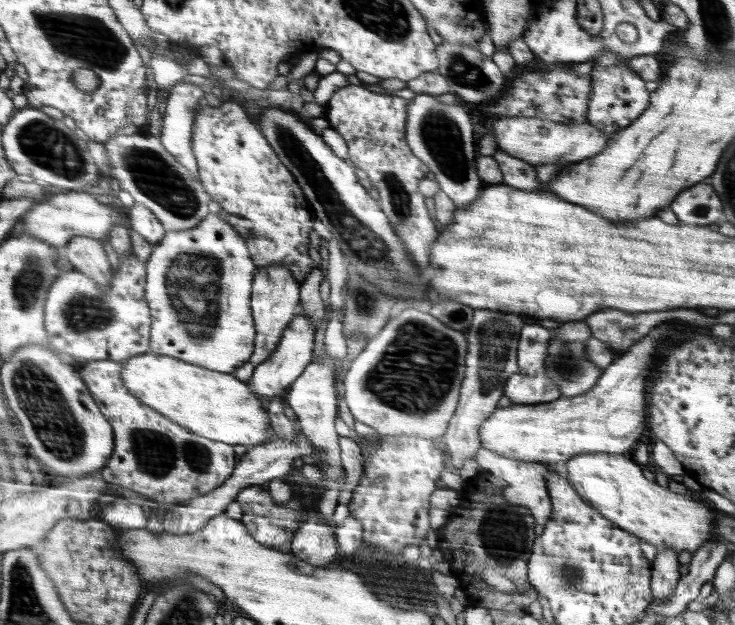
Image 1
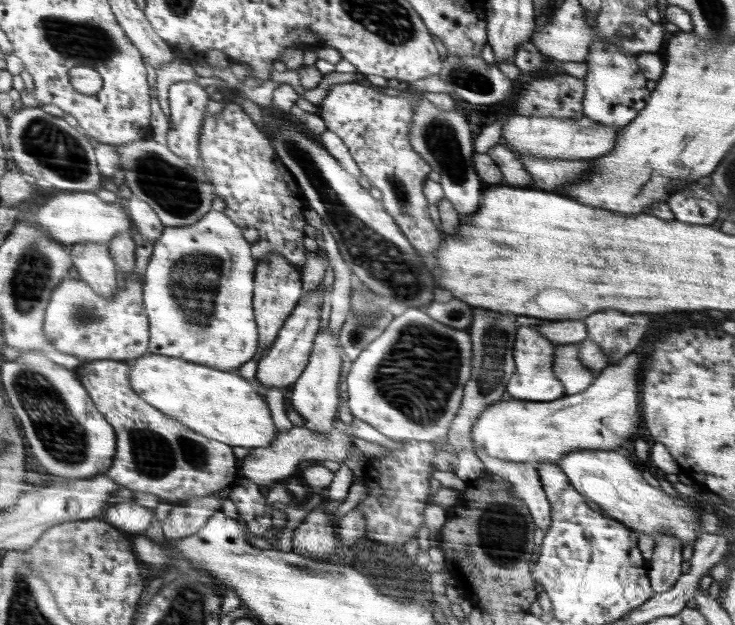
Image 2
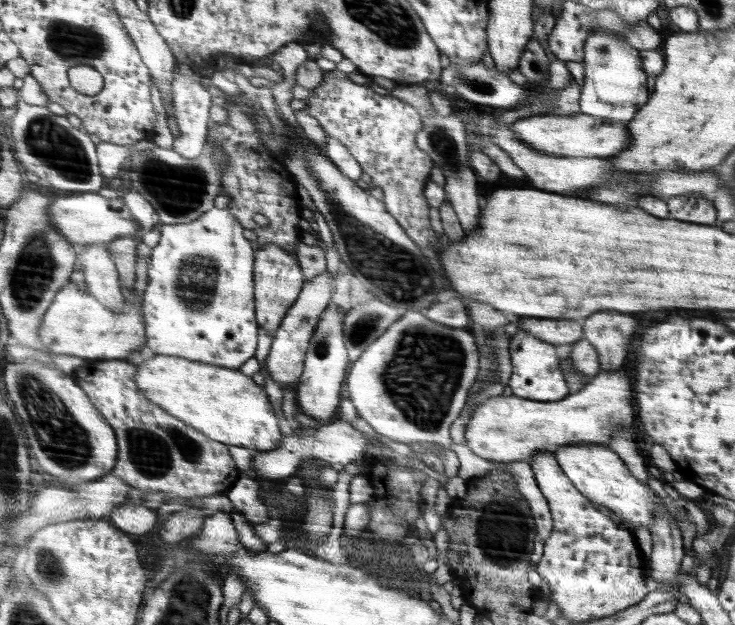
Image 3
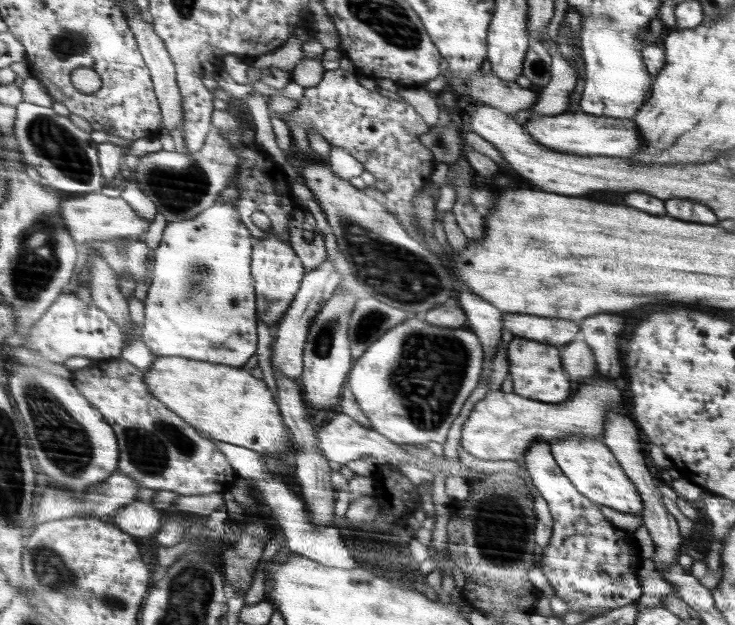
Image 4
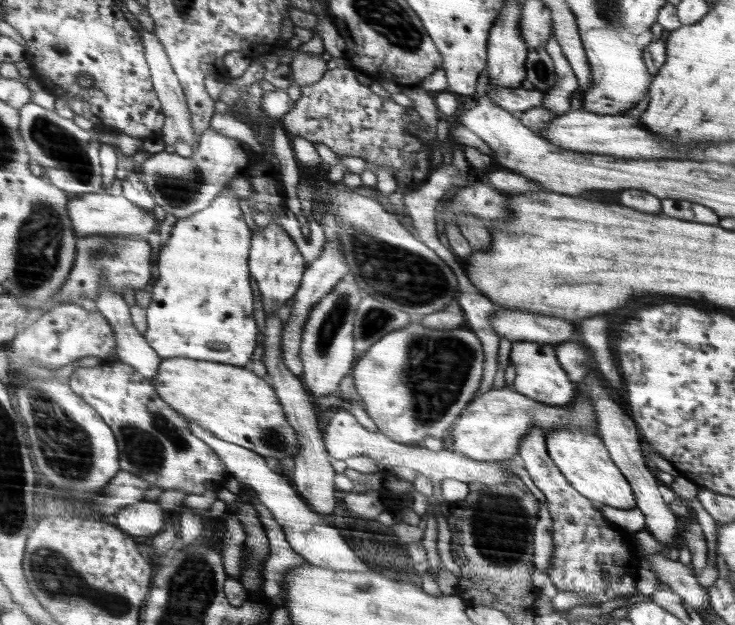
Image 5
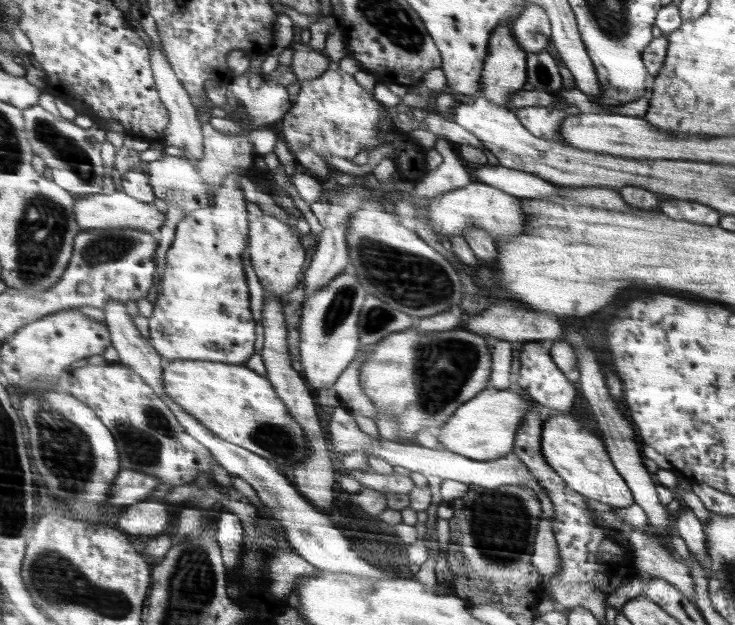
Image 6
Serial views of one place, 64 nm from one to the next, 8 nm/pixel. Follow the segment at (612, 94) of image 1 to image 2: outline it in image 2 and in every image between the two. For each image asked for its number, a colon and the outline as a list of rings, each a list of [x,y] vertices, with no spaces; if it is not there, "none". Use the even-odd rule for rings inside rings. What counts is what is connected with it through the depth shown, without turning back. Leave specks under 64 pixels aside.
2: [[[597,38],[589,46],[585,66],[587,72],[583,78],[583,116],[621,130],[631,124],[635,116],[643,112],[643,108],[647,108],[651,94],[647,92],[647,76],[639,68],[635,52],[629,52],[607,38]]]

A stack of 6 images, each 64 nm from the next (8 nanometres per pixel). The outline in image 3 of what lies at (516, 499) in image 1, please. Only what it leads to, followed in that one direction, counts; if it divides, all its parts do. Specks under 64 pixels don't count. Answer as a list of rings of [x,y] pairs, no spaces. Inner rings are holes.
[[[511,462],[503,470],[511,472],[515,476],[515,484],[519,486],[521,496],[529,502],[529,508],[535,514],[537,536],[539,536],[541,542],[545,542],[553,532],[553,518],[551,518],[551,510],[549,510],[547,500],[543,498],[541,490],[537,488],[537,482],[533,478],[531,466],[527,462]]]

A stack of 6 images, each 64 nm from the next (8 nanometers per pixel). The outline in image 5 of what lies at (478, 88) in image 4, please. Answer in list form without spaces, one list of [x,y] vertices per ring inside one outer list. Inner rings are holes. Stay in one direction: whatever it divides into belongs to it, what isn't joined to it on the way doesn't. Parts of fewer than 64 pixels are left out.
[[[505,88],[505,90],[489,90],[489,98],[495,106],[509,114],[521,114],[529,108],[541,108],[545,94],[539,90],[523,90],[523,88]]]

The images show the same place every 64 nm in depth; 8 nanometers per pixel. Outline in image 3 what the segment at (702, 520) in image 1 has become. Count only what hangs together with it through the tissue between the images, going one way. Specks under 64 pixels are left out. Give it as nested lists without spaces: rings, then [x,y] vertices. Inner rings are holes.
[[[563,444],[555,450],[555,460],[571,484],[587,496],[593,504],[601,504],[621,516],[633,530],[647,528],[653,518],[655,502],[659,500],[647,486],[643,486],[625,466],[625,462],[607,446],[601,444]]]

